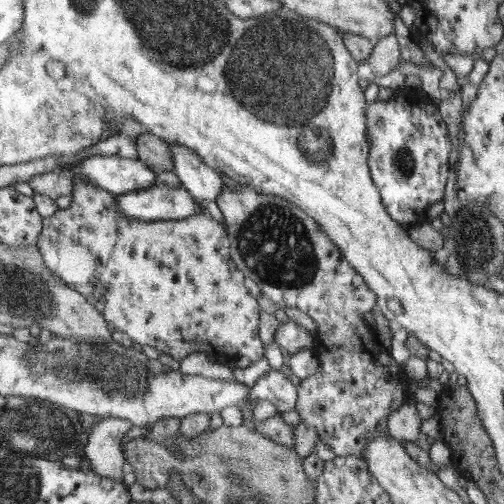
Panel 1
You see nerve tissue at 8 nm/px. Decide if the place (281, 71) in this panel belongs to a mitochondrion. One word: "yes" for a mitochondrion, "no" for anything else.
yes

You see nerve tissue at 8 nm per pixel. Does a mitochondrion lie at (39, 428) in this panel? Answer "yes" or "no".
yes

